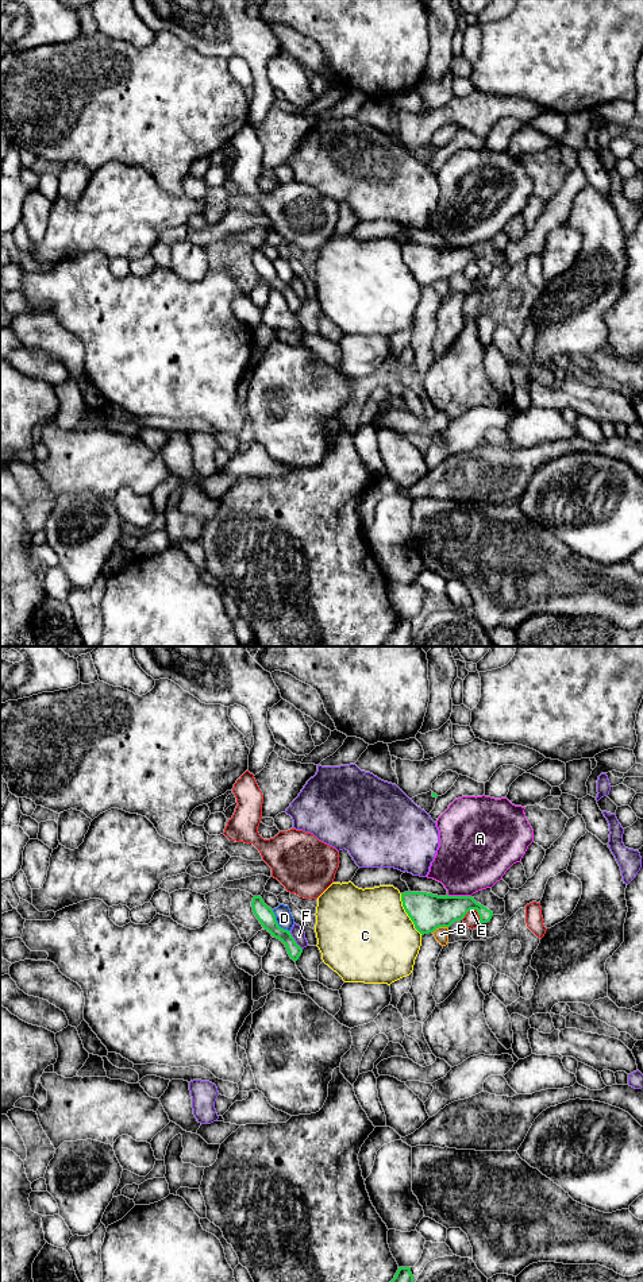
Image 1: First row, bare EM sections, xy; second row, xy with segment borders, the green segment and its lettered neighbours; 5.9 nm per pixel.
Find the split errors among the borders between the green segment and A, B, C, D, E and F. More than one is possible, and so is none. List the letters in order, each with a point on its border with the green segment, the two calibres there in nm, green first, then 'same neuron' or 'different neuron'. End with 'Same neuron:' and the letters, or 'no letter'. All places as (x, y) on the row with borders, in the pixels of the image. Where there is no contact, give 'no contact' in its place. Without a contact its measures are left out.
A: xy (459, 896) | 220/400 nm | different neuron
B: xy (439, 926) | 220/90 nm | different neuron
C: xy (407, 912) | 220/500 nm | different neuron
D: xy (277, 923) | 100/100 nm | different neuron
E: xy (470, 908) | 220/100 nm | different neuron
F: xy (295, 941) | 100/80 nm | different neuron
Same neuron: no letter

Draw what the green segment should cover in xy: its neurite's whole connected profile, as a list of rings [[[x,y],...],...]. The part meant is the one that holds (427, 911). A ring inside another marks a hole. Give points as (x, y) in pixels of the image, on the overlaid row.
[[[404,892],[401,901],[405,912],[421,934],[434,932],[439,927],[450,927],[462,920],[470,910],[480,915],[480,923],[492,919],[493,912],[471,896],[438,896],[427,892]]]

